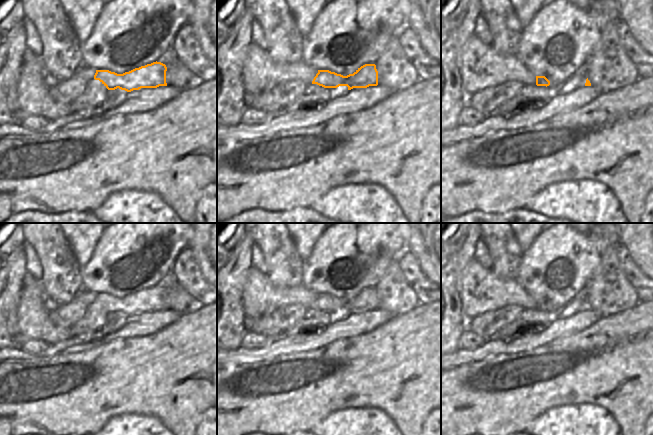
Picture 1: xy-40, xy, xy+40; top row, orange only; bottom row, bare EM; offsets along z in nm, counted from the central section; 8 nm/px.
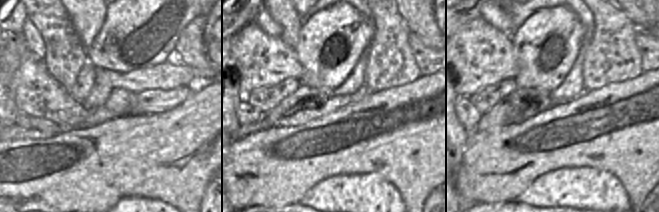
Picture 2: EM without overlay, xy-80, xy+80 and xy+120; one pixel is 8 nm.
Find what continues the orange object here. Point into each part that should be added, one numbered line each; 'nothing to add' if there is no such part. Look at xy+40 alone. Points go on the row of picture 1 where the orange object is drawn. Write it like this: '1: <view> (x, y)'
1: xy+40 (480, 66)

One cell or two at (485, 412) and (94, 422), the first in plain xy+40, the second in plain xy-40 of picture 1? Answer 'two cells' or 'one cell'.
one cell

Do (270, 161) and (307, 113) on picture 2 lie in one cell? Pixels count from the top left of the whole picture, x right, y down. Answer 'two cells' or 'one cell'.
two cells

